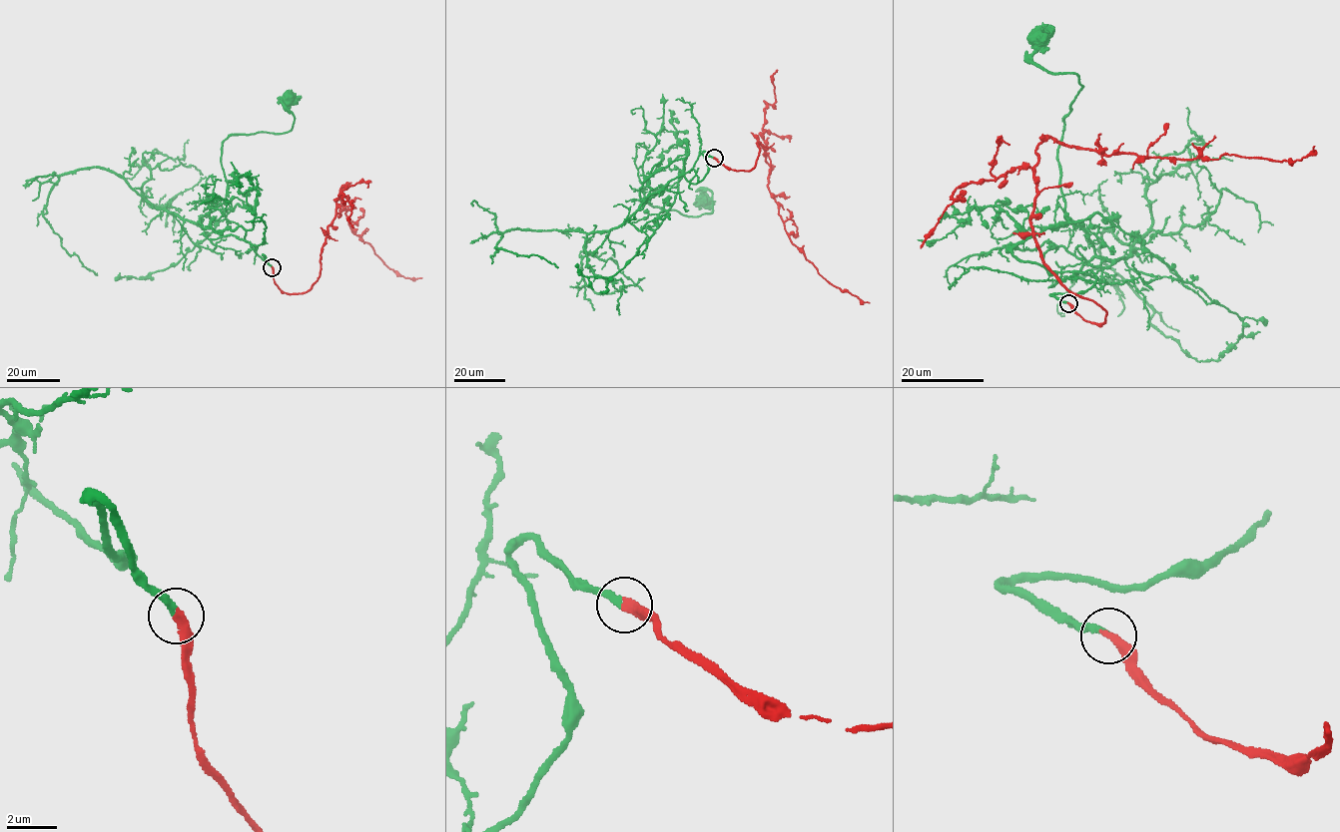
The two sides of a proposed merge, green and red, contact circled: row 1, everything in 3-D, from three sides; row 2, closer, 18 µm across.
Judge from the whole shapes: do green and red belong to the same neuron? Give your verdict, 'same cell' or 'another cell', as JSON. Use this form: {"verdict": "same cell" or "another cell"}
{"verdict": "same cell"}

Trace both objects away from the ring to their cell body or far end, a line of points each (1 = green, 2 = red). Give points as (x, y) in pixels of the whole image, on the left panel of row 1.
1: (272, 267), (243, 239), (210, 239), (198, 223), (225, 200), (223, 141), (292, 130), (288, 98)
2: (272, 267), (284, 292), (309, 290), (345, 185), (339, 196), (351, 231), (400, 275), (422, 278)

